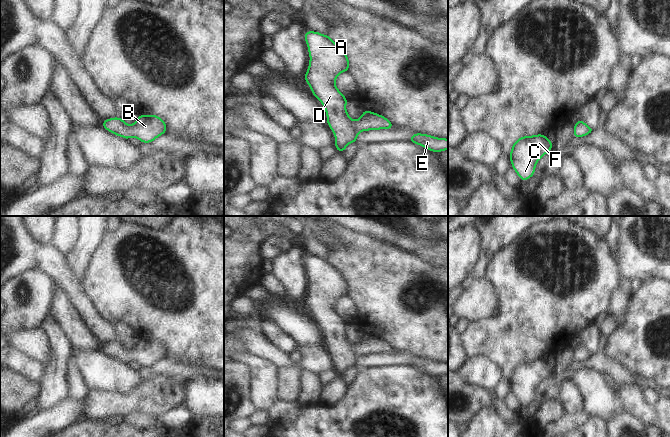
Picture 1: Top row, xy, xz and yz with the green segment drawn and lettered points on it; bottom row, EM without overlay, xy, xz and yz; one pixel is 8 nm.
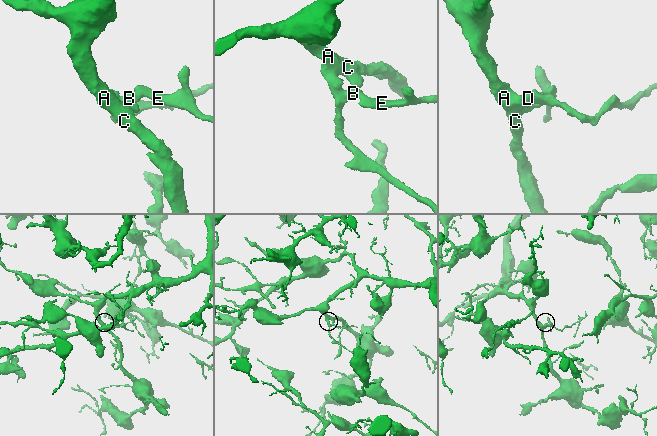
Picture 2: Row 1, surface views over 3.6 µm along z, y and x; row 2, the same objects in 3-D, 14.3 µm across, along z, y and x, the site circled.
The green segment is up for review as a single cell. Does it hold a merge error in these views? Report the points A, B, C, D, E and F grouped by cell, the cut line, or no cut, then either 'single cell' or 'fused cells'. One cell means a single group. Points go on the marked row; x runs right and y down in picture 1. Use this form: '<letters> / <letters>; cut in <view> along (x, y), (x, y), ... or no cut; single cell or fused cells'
A B C D E F; no cut; single cell

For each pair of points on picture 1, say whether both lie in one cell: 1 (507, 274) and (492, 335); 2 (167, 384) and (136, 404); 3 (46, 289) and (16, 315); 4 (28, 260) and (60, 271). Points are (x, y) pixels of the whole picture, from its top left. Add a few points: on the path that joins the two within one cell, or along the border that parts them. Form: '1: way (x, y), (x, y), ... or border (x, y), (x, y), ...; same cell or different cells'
1: way (507, 289), (507, 320); same cell
2: way (159, 392), (155, 396), (144, 399); same cell
3: way (39, 294), (23, 310); same cell
4: way (36, 258), (47, 258), (52, 263); same cell

